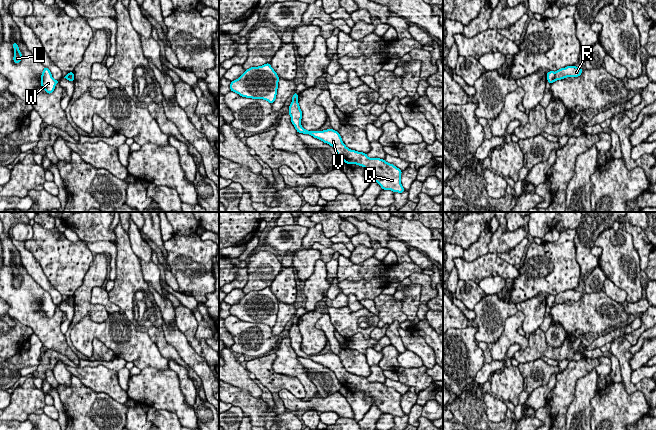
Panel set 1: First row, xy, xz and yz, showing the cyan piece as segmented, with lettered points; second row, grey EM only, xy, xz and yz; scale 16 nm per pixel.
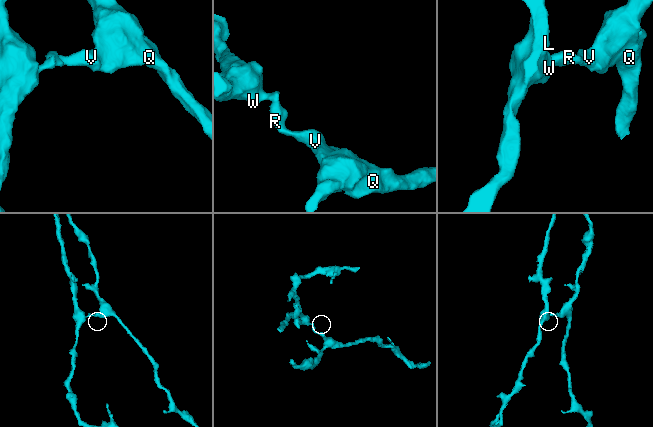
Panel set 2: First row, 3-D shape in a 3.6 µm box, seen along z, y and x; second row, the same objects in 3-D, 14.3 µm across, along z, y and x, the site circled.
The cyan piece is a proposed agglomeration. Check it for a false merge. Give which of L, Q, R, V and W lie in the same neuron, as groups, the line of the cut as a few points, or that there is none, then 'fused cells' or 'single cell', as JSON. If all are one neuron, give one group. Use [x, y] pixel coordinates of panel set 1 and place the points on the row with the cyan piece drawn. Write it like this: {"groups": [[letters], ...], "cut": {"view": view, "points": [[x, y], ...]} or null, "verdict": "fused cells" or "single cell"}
{"groups": [["L", "W"], ["Q", "R", "V"]], "cut": {"view": "yz", "points": [[554, 72], [556, 79]]}, "verdict": "fused cells"}

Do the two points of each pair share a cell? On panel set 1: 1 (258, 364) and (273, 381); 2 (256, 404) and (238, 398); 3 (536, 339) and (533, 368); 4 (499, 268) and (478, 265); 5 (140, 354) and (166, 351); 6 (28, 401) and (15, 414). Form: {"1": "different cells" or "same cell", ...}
{"1": "same cell", "2": "same cell", "3": "different cells", "4": "same cell", "5": "different cells", "6": "same cell"}

